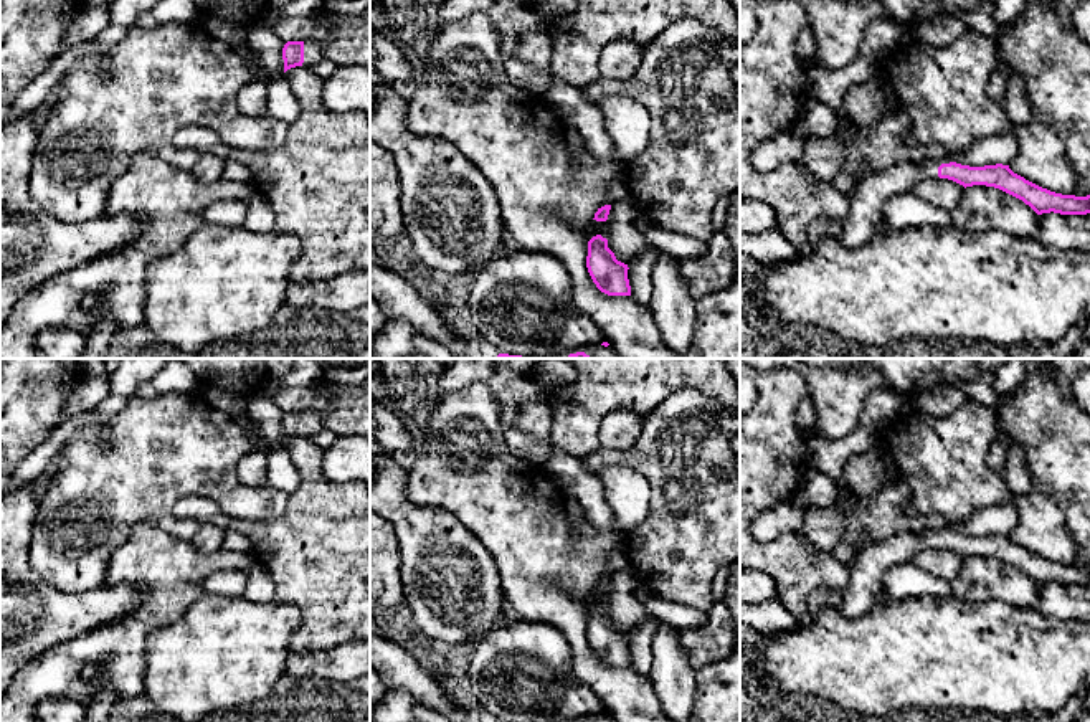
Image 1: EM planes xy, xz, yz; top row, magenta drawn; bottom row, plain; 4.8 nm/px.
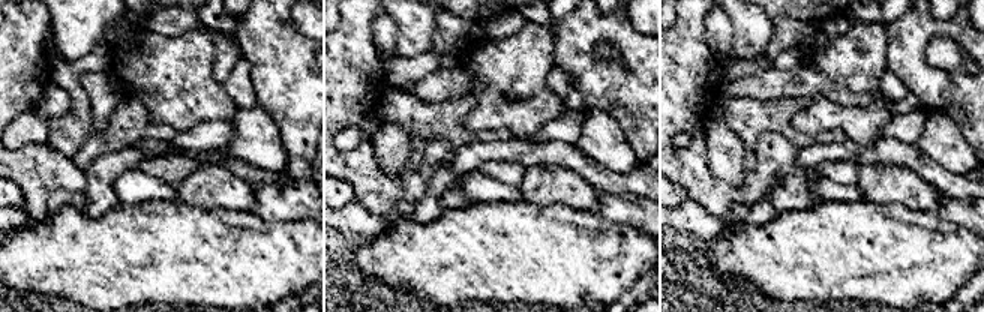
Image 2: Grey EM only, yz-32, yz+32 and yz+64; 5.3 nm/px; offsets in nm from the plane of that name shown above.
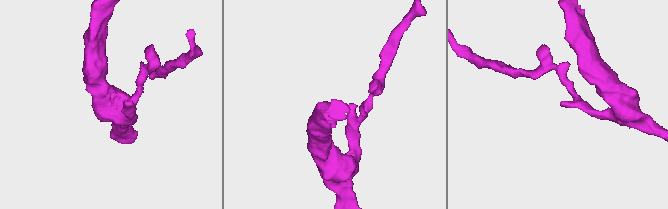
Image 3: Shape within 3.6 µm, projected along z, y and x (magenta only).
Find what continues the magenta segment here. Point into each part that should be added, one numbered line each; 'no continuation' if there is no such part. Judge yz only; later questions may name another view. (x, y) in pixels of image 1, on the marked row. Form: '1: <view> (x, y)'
1: yz (869, 195)

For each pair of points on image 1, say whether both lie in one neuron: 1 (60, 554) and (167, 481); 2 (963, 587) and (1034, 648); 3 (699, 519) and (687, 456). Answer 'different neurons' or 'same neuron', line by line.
1: same neuron
2: different neurons
3: same neuron

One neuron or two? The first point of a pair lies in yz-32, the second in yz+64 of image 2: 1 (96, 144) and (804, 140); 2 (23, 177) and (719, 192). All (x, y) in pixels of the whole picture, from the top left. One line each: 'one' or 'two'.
1: one
2: one

